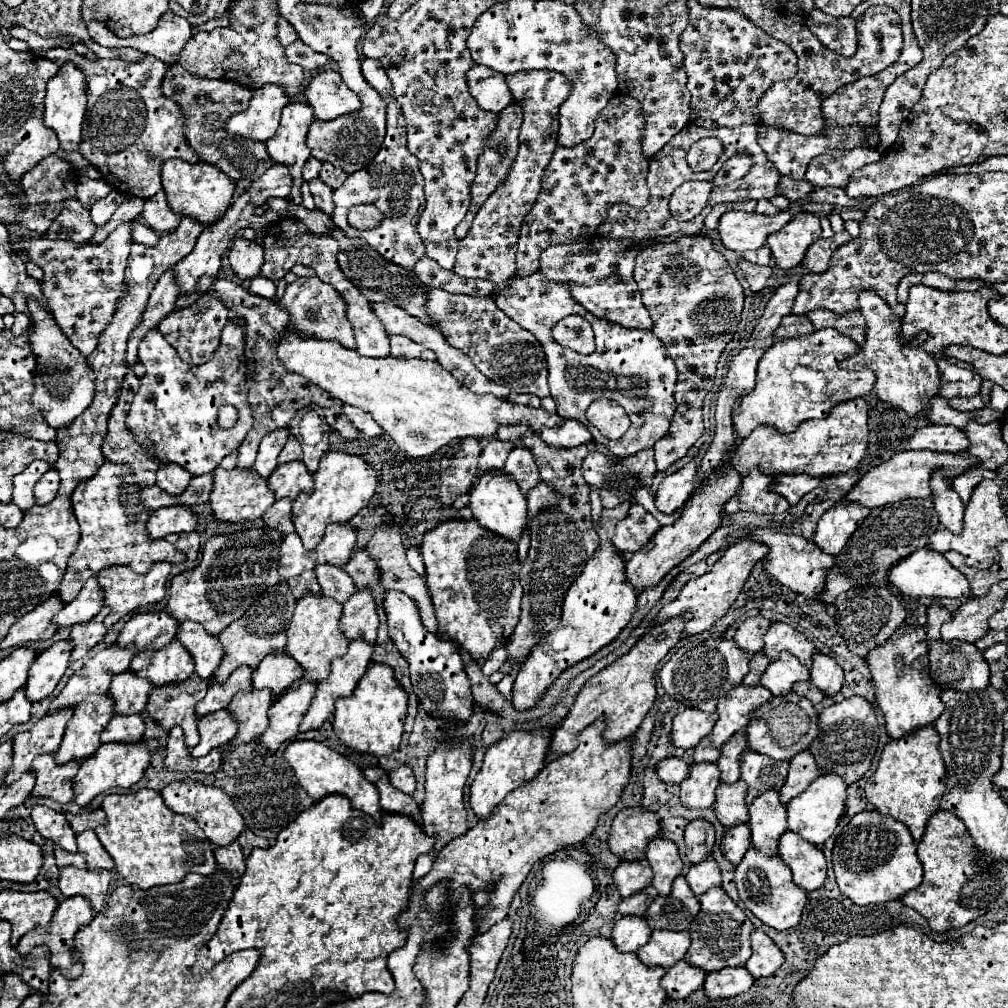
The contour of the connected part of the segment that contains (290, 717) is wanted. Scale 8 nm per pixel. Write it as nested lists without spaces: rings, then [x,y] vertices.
[[[294,681],[286,693],[278,695],[270,707],[270,725],[260,735],[260,743],[270,751],[276,751],[284,741],[290,741],[298,735],[298,725],[314,699],[318,685],[310,685],[310,681]]]

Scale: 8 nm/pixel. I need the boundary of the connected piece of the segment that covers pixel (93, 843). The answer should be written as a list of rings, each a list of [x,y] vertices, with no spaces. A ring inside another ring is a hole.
[[[88,829],[86,833],[78,833],[78,853],[82,853],[82,857],[88,863],[88,869],[114,869],[112,857],[104,851],[102,843],[98,841],[96,833],[92,829]]]

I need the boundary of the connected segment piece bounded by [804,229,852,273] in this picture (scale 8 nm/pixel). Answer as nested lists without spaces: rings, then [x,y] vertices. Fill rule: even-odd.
[[[844,229],[842,233],[834,233],[830,239],[818,239],[818,241],[814,241],[814,245],[810,245],[810,249],[806,251],[804,267],[808,267],[808,271],[812,271],[812,273],[826,271],[834,249],[838,245],[848,243],[850,239],[852,239],[852,235]]]

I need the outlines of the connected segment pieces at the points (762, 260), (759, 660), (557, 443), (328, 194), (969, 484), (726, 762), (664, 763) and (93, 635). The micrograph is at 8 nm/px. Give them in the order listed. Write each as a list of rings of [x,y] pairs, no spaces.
[[[762,247],[758,251],[744,253],[744,259],[750,261],[750,263],[756,263],[756,265],[770,265],[772,263],[772,253],[770,253],[768,247]]]
[[[760,651],[760,653],[756,653],[752,659],[750,659],[750,673],[748,673],[748,681],[754,681],[754,683],[758,683],[758,675],[760,675],[760,671],[766,667],[770,663],[770,659]]]
[[[564,419],[562,425],[558,425],[558,429],[542,429],[540,437],[552,447],[576,447],[592,441],[590,431],[574,419]]]
[[[314,179],[310,181],[310,193],[314,195],[314,201],[316,201],[316,207],[322,209],[326,215],[330,215],[334,211],[334,203],[332,203],[332,189],[322,183],[320,179]]]
[[[984,467],[966,469],[966,473],[960,473],[958,477],[954,477],[952,487],[954,487],[954,491],[960,495],[960,499],[962,499],[964,503],[968,503],[972,489],[974,489],[982,479],[992,479],[994,475],[996,475],[996,471],[988,471],[988,469],[984,469]]]
[[[738,731],[734,737],[730,737],[722,749],[720,749],[720,759],[718,759],[718,769],[720,769],[720,781],[722,783],[734,783],[740,779],[740,771],[738,771],[738,761],[740,755],[746,749],[746,739],[744,739],[744,731]]]
[[[666,757],[658,763],[656,775],[664,783],[682,783],[688,777],[688,765],[680,757]]]
[[[102,609],[98,615],[94,615],[92,621],[88,621],[86,625],[72,625],[72,633],[70,633],[70,639],[74,641],[72,661],[82,659],[96,643],[100,643],[104,639],[104,635],[106,635],[104,615],[106,615],[106,609]]]

